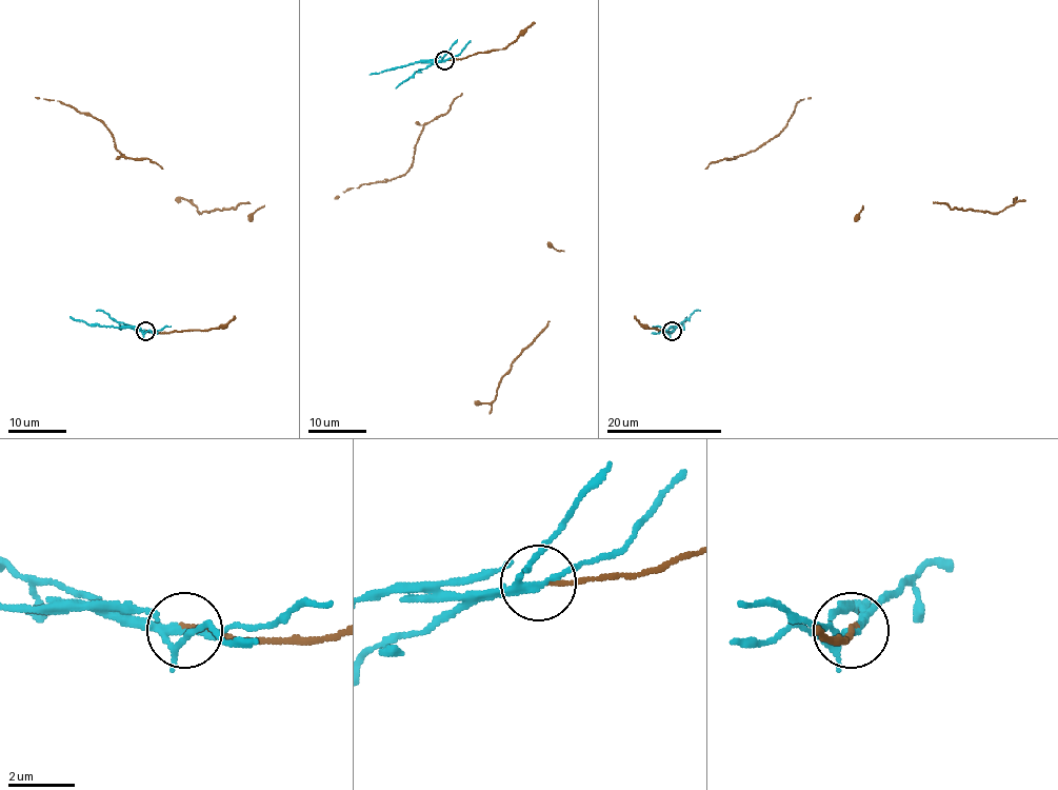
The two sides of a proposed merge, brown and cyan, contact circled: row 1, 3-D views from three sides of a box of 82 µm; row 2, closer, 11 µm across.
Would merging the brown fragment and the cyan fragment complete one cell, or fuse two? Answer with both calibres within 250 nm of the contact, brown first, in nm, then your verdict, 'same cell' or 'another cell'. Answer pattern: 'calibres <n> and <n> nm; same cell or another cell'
calibres 160 and 170 nm; another cell

